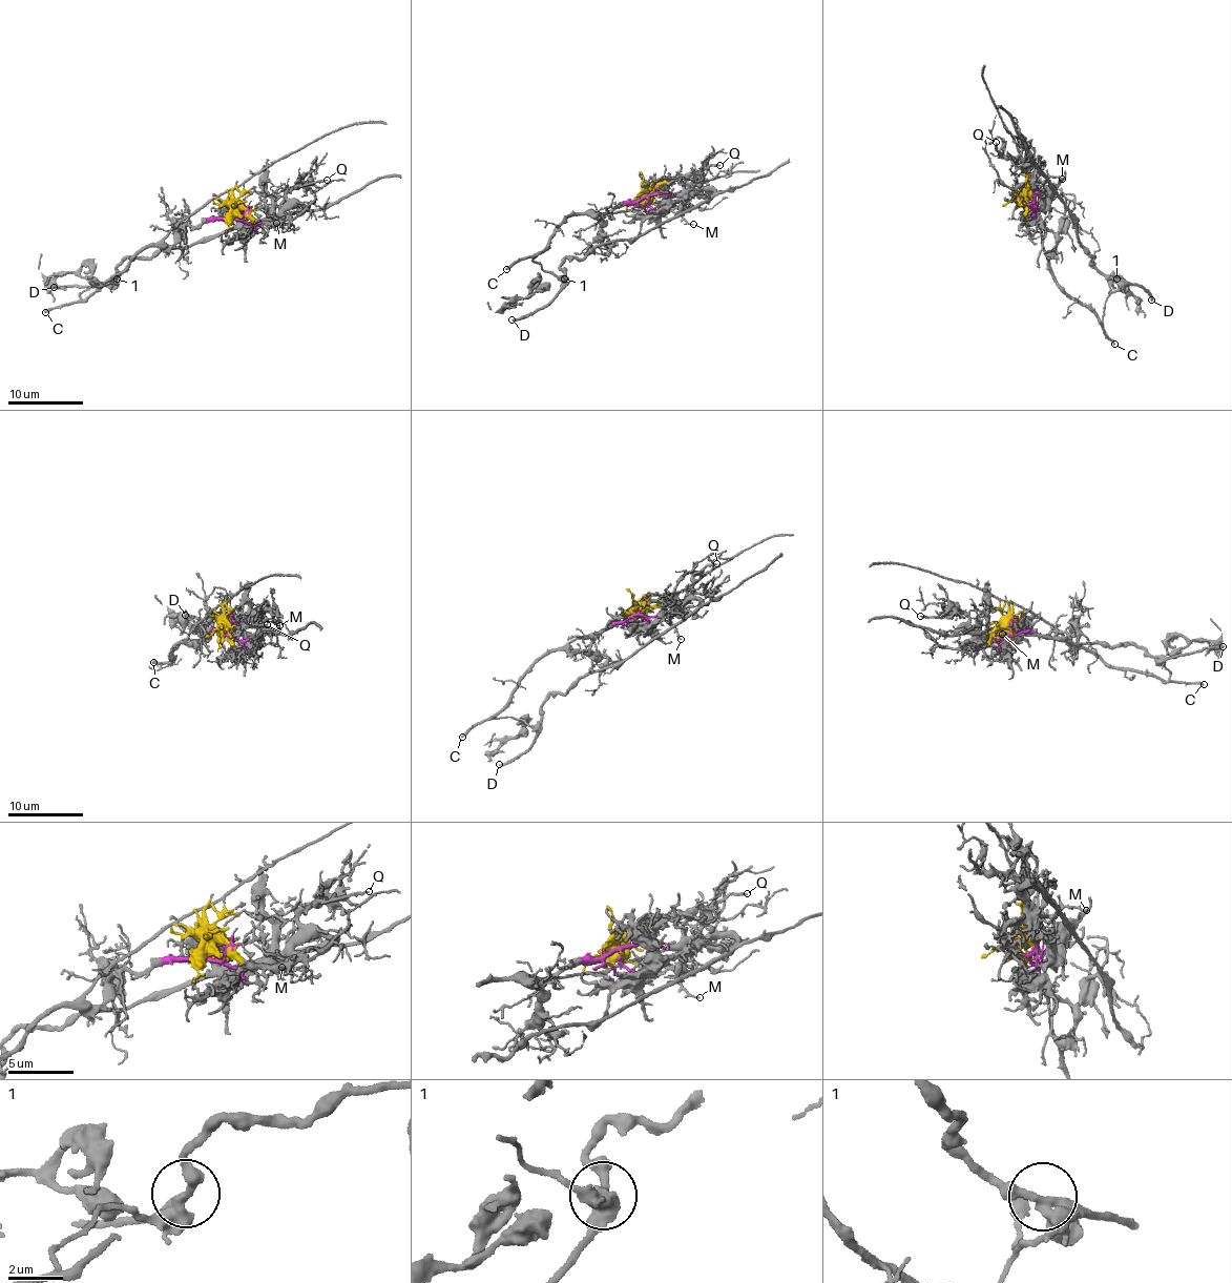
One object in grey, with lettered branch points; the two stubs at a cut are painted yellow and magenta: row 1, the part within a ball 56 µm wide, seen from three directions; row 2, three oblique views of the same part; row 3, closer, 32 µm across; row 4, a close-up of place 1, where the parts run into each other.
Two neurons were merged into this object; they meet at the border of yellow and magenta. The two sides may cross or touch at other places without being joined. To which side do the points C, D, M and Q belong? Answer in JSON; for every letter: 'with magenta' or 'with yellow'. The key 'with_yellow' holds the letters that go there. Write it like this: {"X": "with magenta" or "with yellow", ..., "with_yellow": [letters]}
{"C": "with magenta", "D": "with yellow", "M": "with yellow", "Q": "with yellow", "with_yellow": ["D", "M", "Q"]}

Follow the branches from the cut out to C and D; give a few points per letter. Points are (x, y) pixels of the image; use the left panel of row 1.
C: (234, 214), (230, 220), (208, 218), (196, 226), (181, 223), (160, 242), (146, 245), (88, 297), (44, 312)
D: (232, 213), (245, 193), (263, 191), (272, 200), (267, 219), (185, 247), (131, 256), (106, 285), (53, 287)

